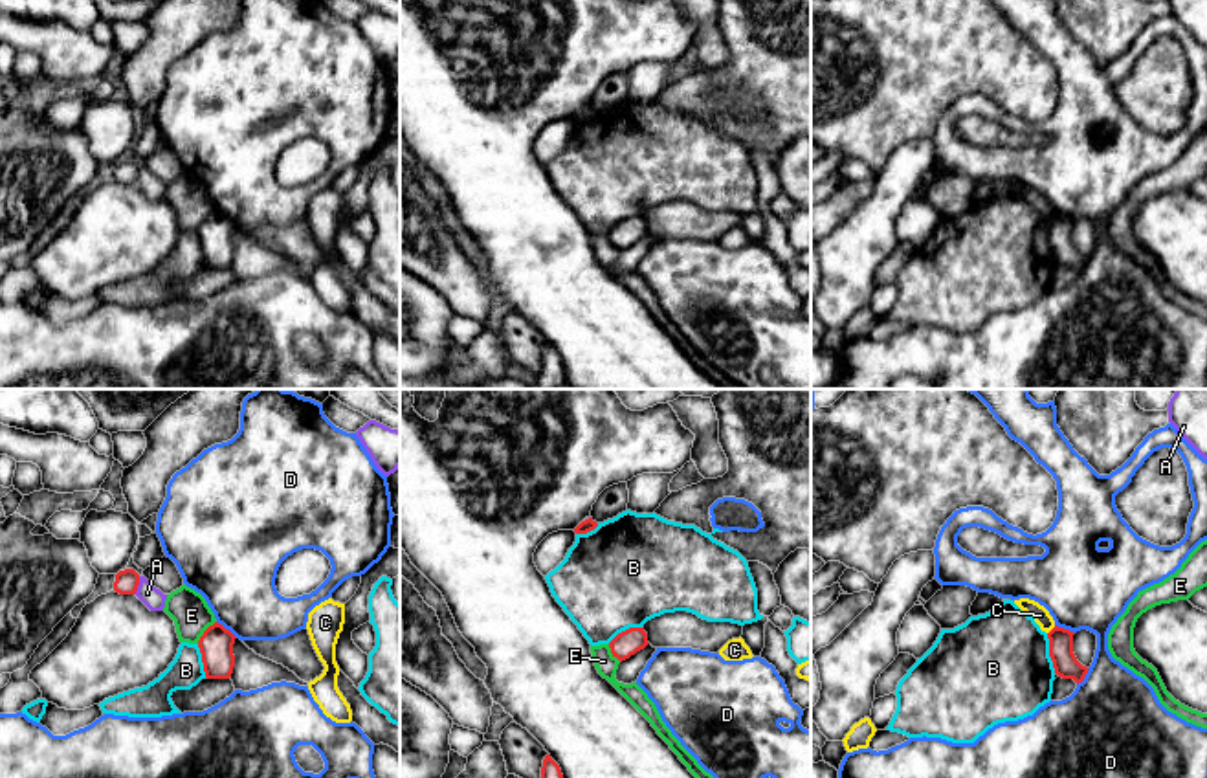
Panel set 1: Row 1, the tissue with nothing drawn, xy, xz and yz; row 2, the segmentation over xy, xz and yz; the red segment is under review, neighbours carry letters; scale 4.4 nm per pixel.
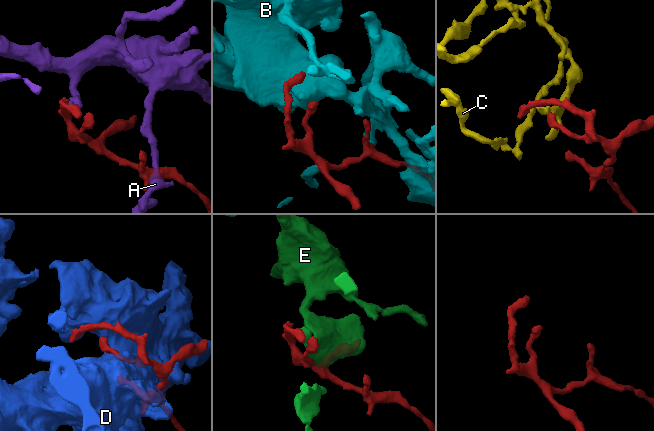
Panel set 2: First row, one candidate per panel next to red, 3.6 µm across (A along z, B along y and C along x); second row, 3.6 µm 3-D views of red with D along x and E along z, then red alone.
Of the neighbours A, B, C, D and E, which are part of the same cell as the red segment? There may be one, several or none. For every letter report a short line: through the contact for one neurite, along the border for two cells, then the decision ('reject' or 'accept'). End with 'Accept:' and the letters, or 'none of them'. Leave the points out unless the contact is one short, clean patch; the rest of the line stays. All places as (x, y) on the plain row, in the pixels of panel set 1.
A: reject
B: reject
C: line yz (1055, 215), (1048, 222); reject
D: reject
E: reject
Accept: none of them

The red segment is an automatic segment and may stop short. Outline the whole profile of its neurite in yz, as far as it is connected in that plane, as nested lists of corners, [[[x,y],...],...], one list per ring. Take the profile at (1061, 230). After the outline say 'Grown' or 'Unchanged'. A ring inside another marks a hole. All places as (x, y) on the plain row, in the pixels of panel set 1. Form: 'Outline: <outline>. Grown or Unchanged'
Outline: [[[1055,215],[1049,222],[1049,246],[1055,262],[1062,268],[1084,270],[1090,257],[1082,255],[1073,242],[1073,220]]]. Unchanged

